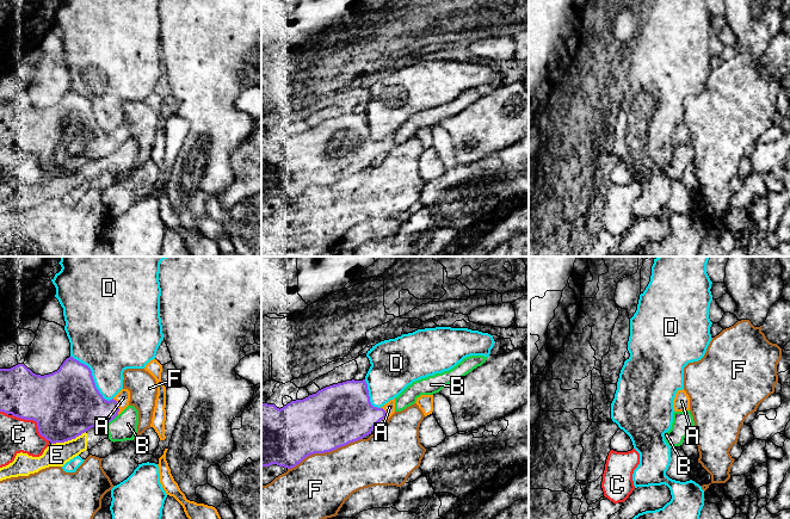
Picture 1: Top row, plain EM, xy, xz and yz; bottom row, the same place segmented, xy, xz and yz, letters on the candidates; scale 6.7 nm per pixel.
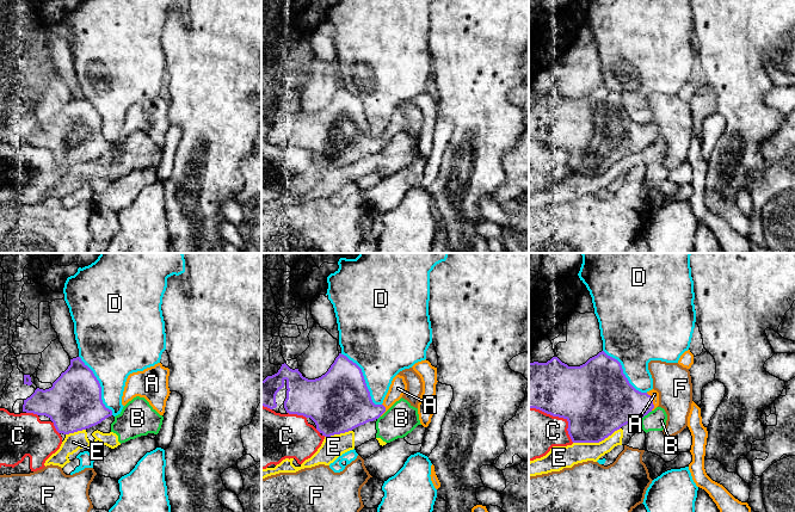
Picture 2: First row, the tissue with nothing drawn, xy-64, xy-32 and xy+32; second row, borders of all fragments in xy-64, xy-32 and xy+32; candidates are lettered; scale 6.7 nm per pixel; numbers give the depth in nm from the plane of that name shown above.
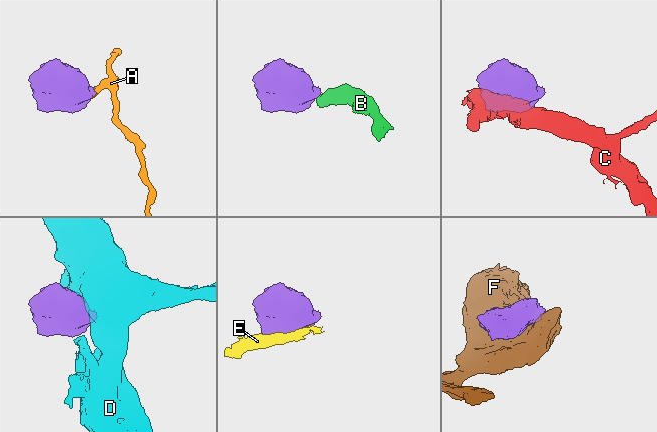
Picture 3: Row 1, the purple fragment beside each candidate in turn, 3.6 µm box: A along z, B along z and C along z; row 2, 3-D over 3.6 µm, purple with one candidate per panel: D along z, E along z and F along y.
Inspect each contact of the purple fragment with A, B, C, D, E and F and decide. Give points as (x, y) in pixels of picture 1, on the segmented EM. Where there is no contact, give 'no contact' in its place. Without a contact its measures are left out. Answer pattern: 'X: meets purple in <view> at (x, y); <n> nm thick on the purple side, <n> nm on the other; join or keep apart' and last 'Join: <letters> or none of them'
A: meets purple in xy at (117, 406); 320 nm thick on the purple side, 90 nm on the other; join
B: meets purple in xy at (111, 419); 360 nm thick on the purple side, 180 nm on the other; keep apart
C: meets purple in xy at (35, 420); 460 nm thick on the purple side, 220 nm on the other; keep apart
D: meets purple in xy at (92, 377); 460 nm thick on the purple side, 400 nm on the other; keep apart
E: meets purple in xy at (68, 439); 460 nm thick on the purple side, 160 nm on the other; keep apart
F: meets purple in xz at (325, 451); 400 nm thick on the purple side, 400 nm on the other; keep apart
Join: A

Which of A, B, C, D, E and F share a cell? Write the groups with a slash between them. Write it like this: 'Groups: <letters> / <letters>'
Groups: A / B E / C / D / F

